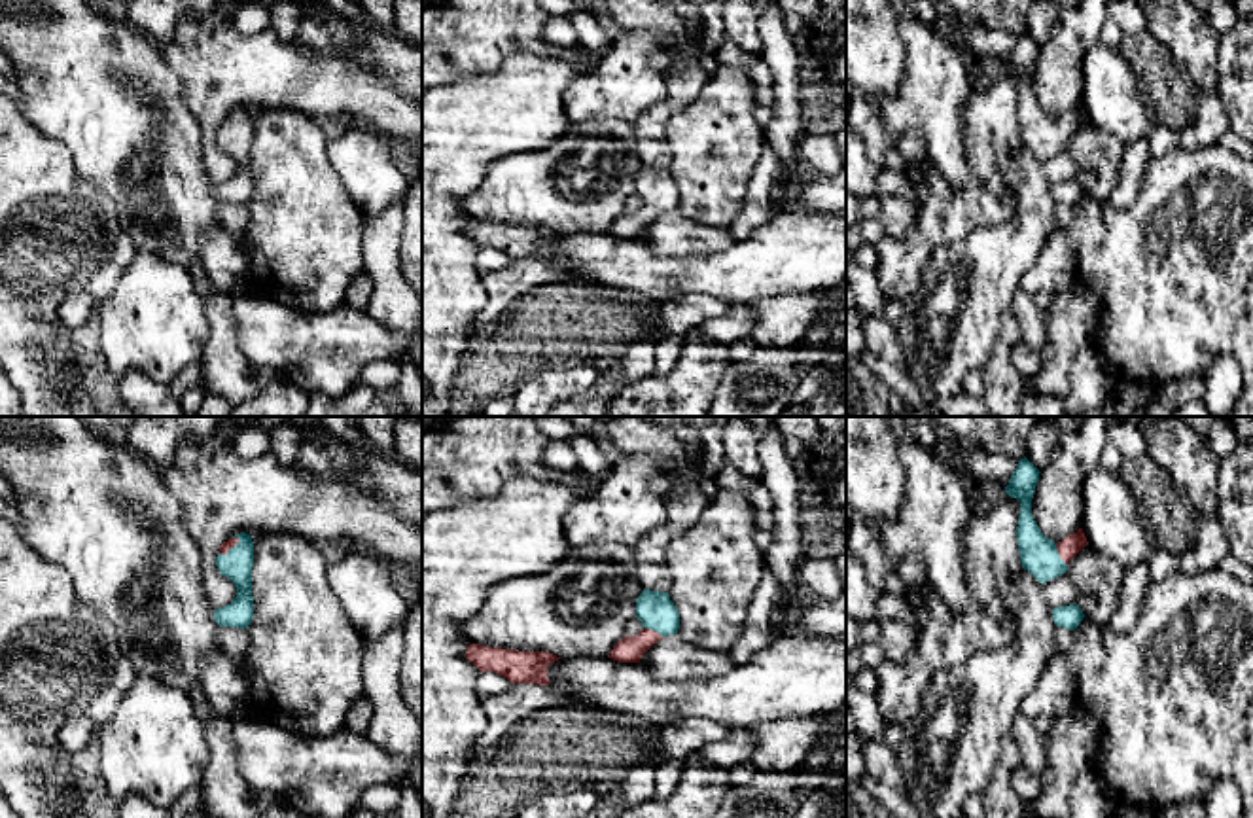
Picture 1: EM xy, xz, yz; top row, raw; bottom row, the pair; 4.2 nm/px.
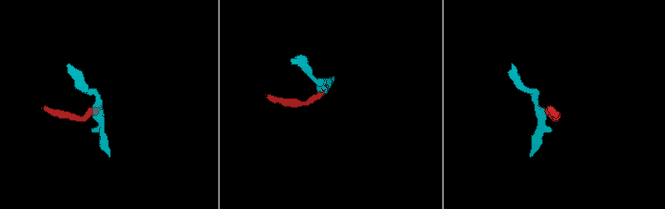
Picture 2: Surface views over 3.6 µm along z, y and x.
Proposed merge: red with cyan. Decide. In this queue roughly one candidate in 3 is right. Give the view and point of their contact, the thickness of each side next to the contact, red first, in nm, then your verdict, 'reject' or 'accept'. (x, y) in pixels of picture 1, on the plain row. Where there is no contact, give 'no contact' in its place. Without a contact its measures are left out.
meets red in yz at (1060, 131); 90 nm thick on the red side, 160 nm on the other; accept

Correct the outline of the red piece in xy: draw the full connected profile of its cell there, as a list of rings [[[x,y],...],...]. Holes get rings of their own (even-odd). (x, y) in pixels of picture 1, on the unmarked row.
[[[246,108],[231,112],[220,121],[216,142],[221,151],[229,153],[237,163],[237,172],[231,180],[214,186],[214,197],[220,203],[248,204],[254,193],[252,172],[252,142],[254,117]]]

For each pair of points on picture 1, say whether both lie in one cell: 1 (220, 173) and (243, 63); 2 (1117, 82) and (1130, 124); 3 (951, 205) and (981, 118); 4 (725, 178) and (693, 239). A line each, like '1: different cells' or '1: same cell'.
1: same cell
2: same cell
3: same cell
4: different cells

